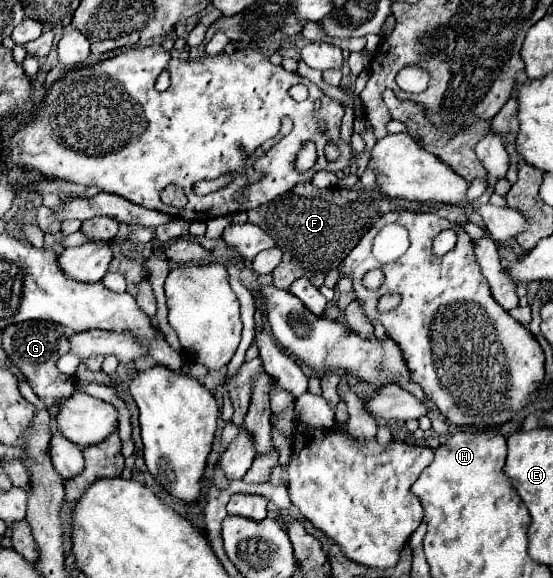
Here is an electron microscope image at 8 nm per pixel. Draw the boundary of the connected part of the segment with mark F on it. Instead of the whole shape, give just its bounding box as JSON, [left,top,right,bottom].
[248,183,468,289]

